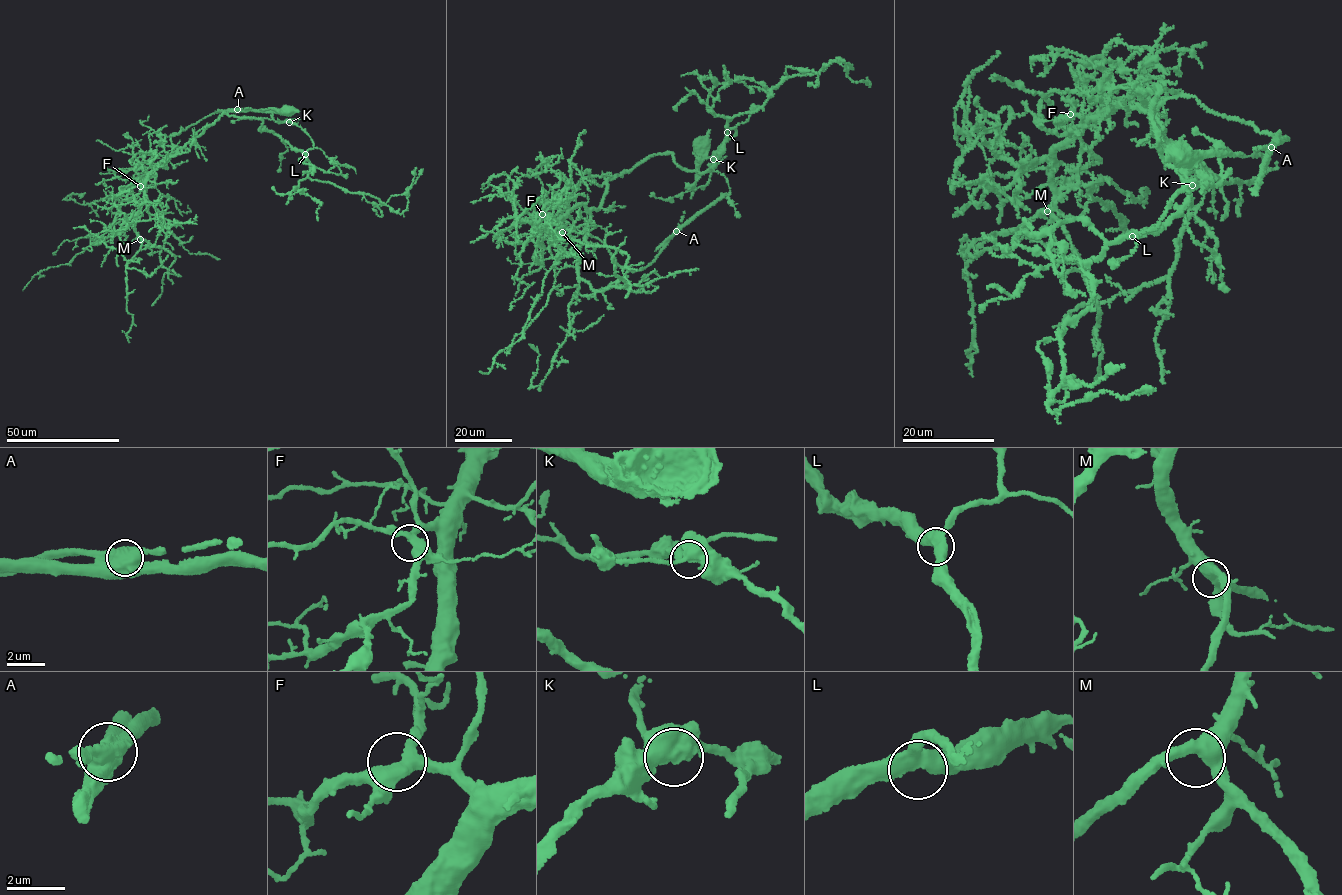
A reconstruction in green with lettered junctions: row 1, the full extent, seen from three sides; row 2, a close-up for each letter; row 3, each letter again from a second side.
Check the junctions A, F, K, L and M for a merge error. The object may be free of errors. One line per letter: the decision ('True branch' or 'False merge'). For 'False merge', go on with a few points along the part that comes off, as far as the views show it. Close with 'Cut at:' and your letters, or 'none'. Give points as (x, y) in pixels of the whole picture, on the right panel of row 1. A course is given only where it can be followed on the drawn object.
A: False merge. Course of the part to remove: (1271, 147), (1255, 196)
F: True branch
K: True branch
L: True branch
M: True branch
Cut at: A

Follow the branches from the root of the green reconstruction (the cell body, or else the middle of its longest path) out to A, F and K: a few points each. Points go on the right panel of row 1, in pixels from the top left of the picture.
A: (1185, 150), (1192, 179), (1131, 233), (1188, 193), (1143, 88), (1145, 111), (1191, 97), (1289, 140), (1271, 147)
F: (1185, 150), (1192, 179), (1133, 233), (1188, 193), (1158, 90), (1139, 93), (1151, 110), (1070, 114)
K: (1185, 150), (1192, 185)

